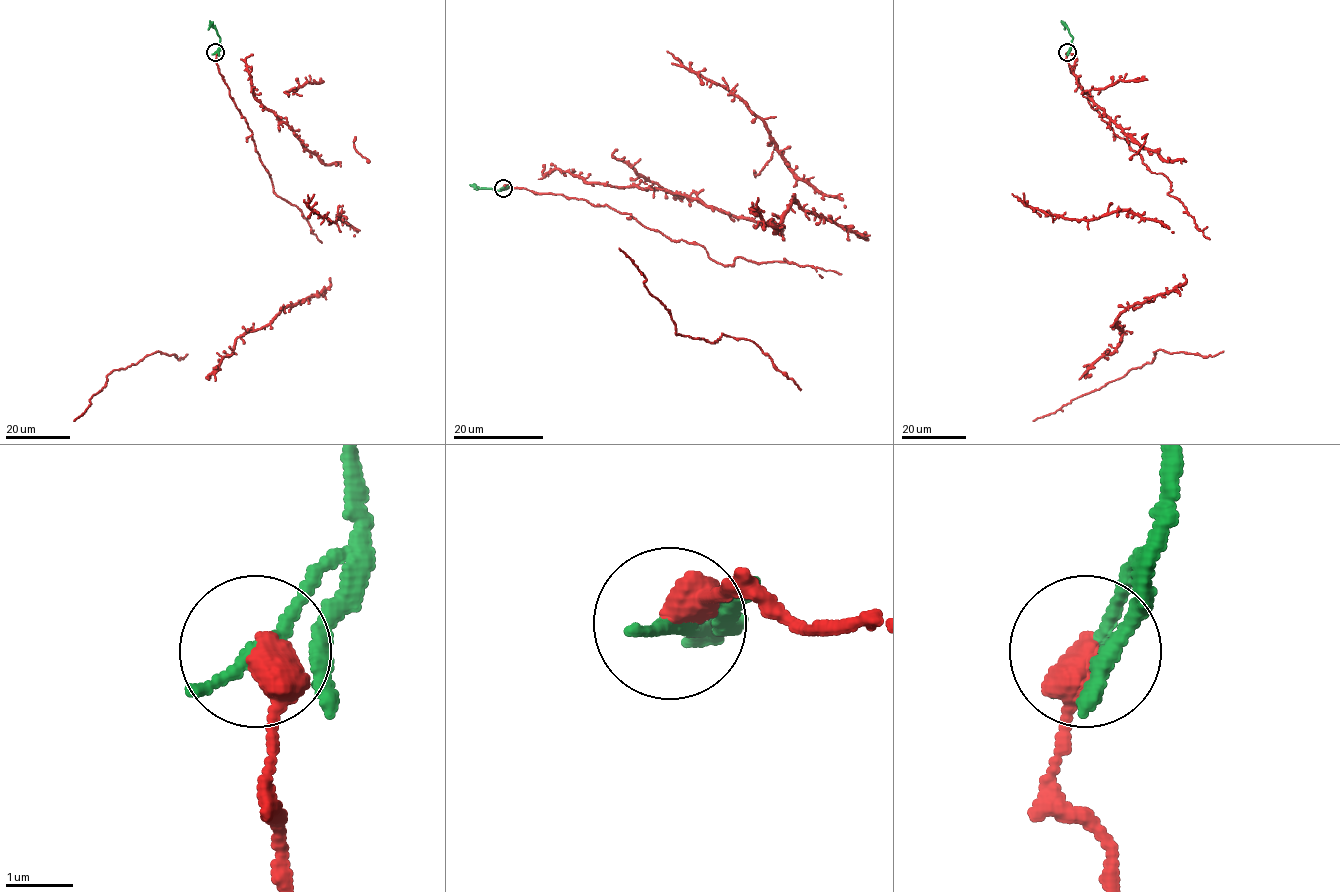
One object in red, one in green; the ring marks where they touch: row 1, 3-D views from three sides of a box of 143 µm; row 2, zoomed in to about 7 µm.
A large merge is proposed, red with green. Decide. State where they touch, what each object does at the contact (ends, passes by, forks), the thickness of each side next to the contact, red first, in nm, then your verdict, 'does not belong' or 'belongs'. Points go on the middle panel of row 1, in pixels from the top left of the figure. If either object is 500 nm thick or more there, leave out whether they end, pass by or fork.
at (503, 188); 500 nm thick on the red side, 240 nm on the other; does not belong

